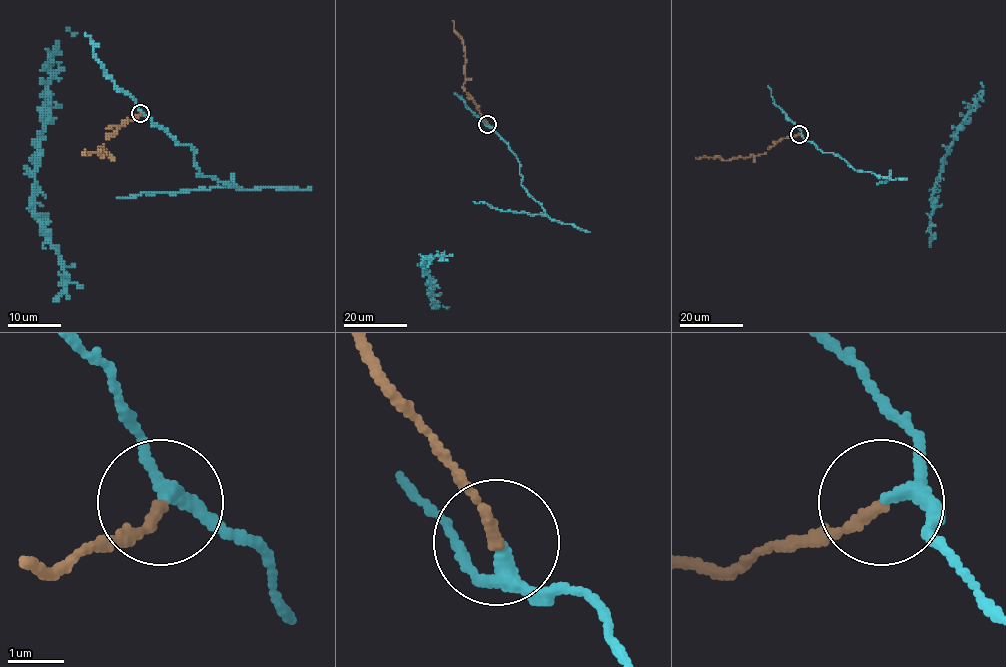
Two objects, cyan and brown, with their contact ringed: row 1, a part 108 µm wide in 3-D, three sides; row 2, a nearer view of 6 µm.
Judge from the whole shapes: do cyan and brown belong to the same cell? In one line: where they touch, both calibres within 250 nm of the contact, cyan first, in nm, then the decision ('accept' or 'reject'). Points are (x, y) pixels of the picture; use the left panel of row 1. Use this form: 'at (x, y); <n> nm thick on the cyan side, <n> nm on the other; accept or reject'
at (140, 113); 200 nm thick on the cyan side, 190 nm on the other; accept

